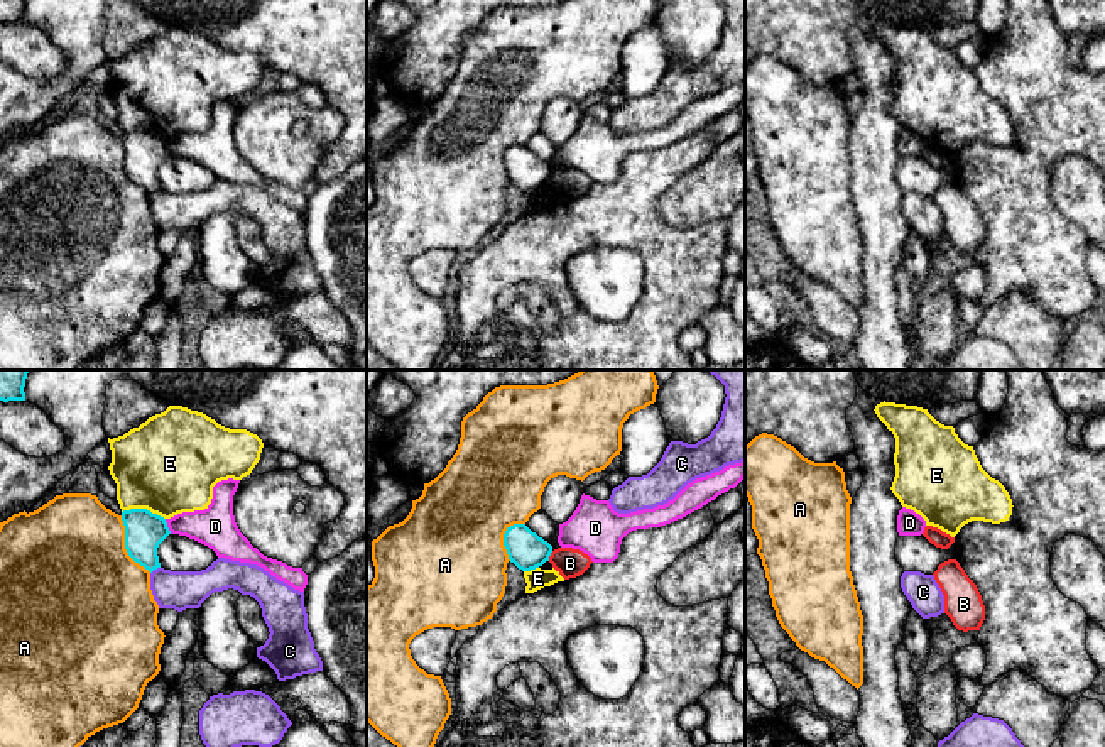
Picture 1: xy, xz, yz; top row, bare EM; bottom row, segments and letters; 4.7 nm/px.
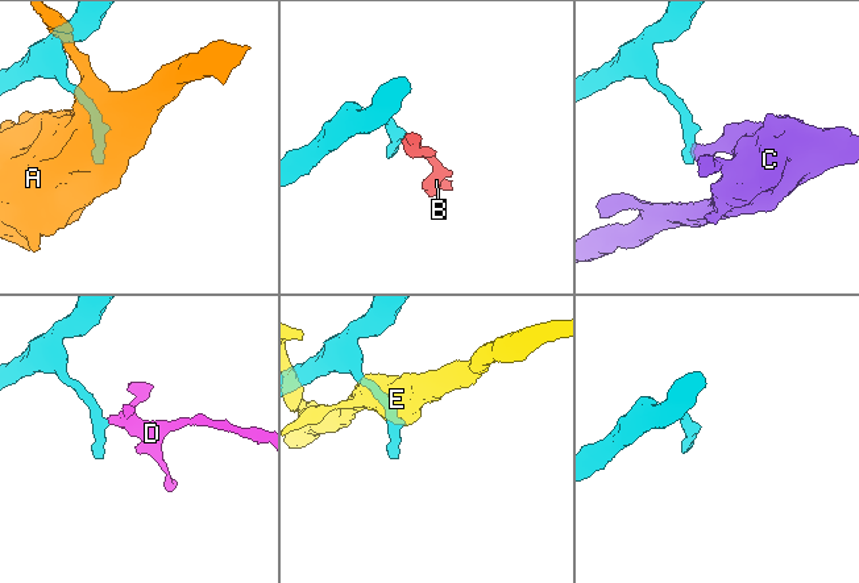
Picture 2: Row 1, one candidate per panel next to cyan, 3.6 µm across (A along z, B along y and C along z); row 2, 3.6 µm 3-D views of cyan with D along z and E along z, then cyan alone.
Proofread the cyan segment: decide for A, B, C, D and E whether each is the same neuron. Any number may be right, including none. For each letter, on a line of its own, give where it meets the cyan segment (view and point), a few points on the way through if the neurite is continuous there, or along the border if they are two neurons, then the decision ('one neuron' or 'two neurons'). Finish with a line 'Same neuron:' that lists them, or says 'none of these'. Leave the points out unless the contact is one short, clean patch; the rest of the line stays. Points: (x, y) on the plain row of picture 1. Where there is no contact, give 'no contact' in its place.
A: xy (125, 168) | two neurons
B: xz (549, 176) | two neurons
C: xy (154, 190) | two neurons
D: xy (166, 147) | along xy (164, 141), (171, 154) | two neurons
E: xy (144, 130) | two neurons
Same neuron: none of these

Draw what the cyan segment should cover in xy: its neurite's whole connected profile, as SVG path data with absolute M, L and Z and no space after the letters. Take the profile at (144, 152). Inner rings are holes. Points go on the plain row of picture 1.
M130 130L122 134L122 142L128 177L150 194L161 189L157 169L171 155L166 140L147 130Z

